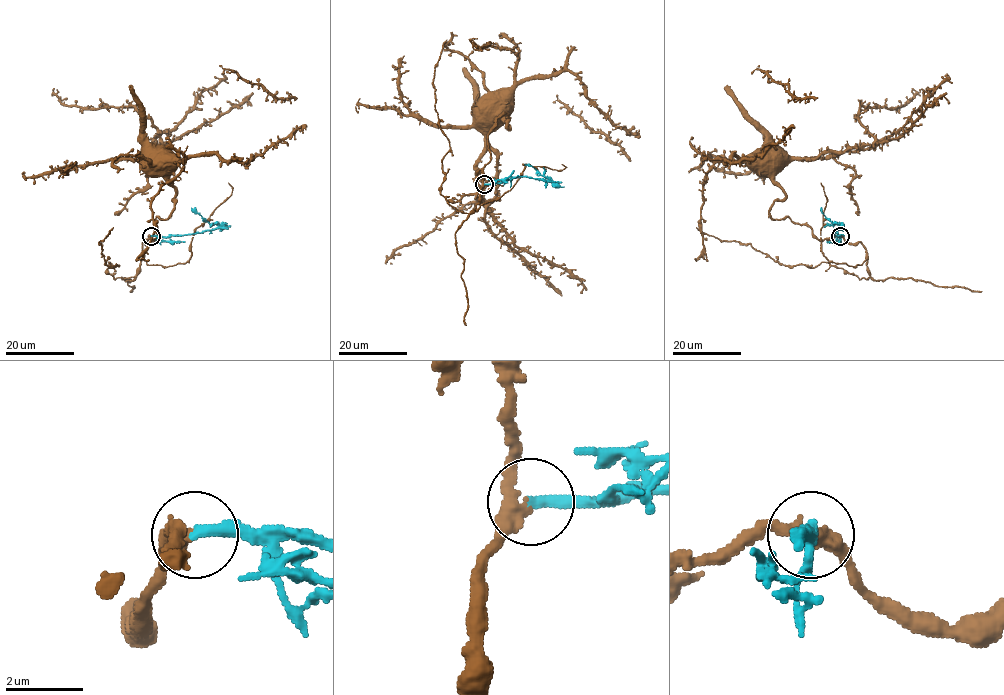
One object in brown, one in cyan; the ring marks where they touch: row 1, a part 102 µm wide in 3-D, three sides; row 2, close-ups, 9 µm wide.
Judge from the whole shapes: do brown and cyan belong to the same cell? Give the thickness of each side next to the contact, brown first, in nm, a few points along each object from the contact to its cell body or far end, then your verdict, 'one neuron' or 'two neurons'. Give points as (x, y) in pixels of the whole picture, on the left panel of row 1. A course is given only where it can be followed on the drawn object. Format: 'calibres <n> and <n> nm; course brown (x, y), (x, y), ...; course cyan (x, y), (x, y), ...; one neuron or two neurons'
calibres 360 and 300 nm; course brown (151, 236), (157, 238), (155, 218), (165, 219), (174, 205), (175, 193), (169, 174), (175, 165), (170, 156); course cyan (151, 236), (196, 234), (217, 226), (210, 225), (191, 207); two neurons

